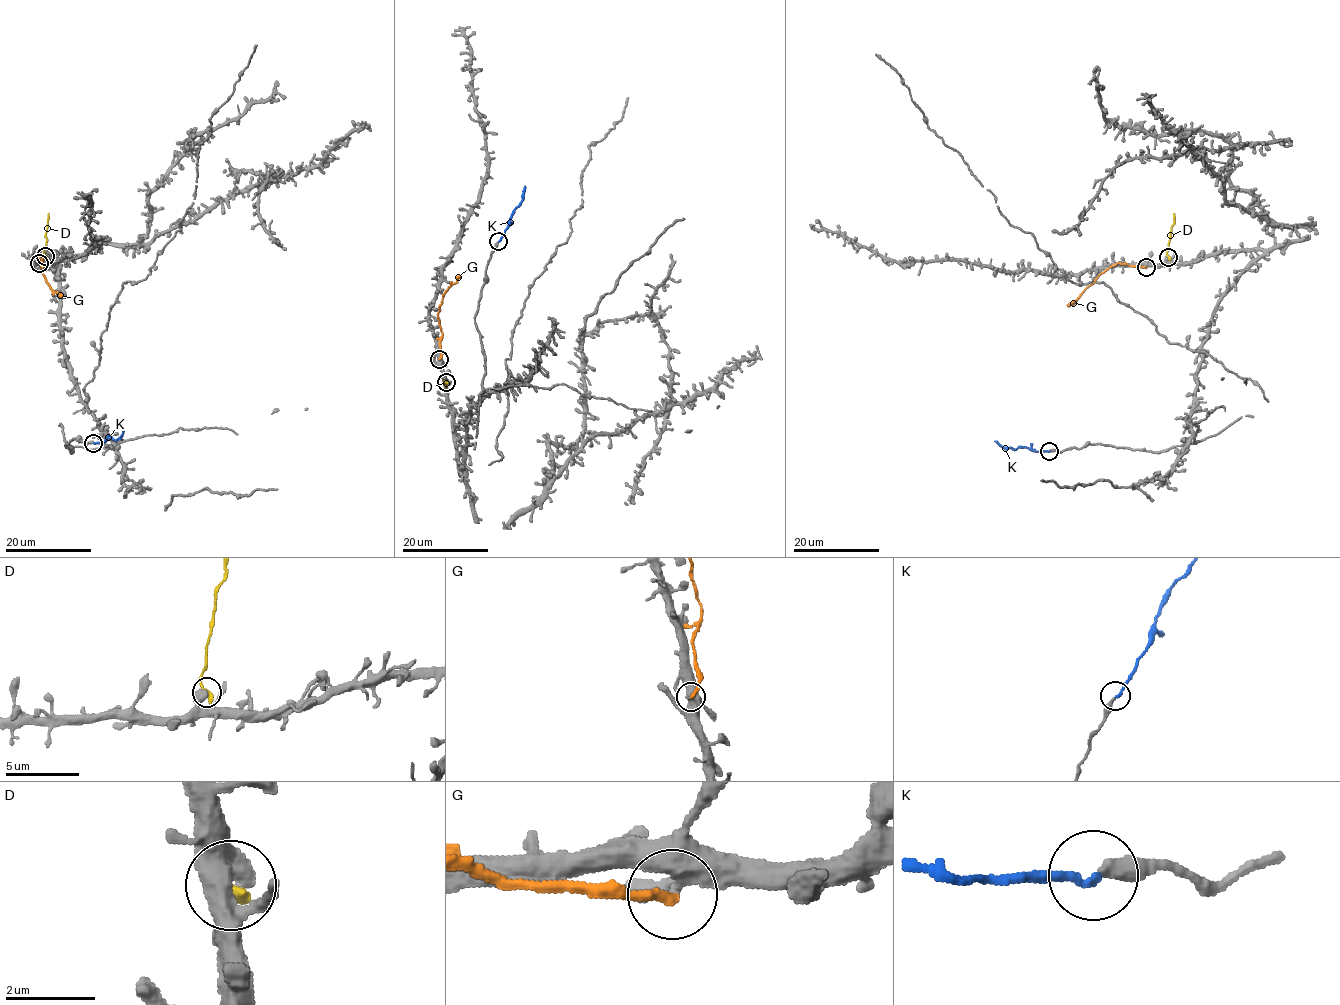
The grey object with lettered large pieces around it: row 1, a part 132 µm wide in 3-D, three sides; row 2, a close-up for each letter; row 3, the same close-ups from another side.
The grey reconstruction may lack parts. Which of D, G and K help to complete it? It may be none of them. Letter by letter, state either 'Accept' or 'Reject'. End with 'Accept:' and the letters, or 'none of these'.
D: Reject
G: Reject
K: Accept
Accept: K

